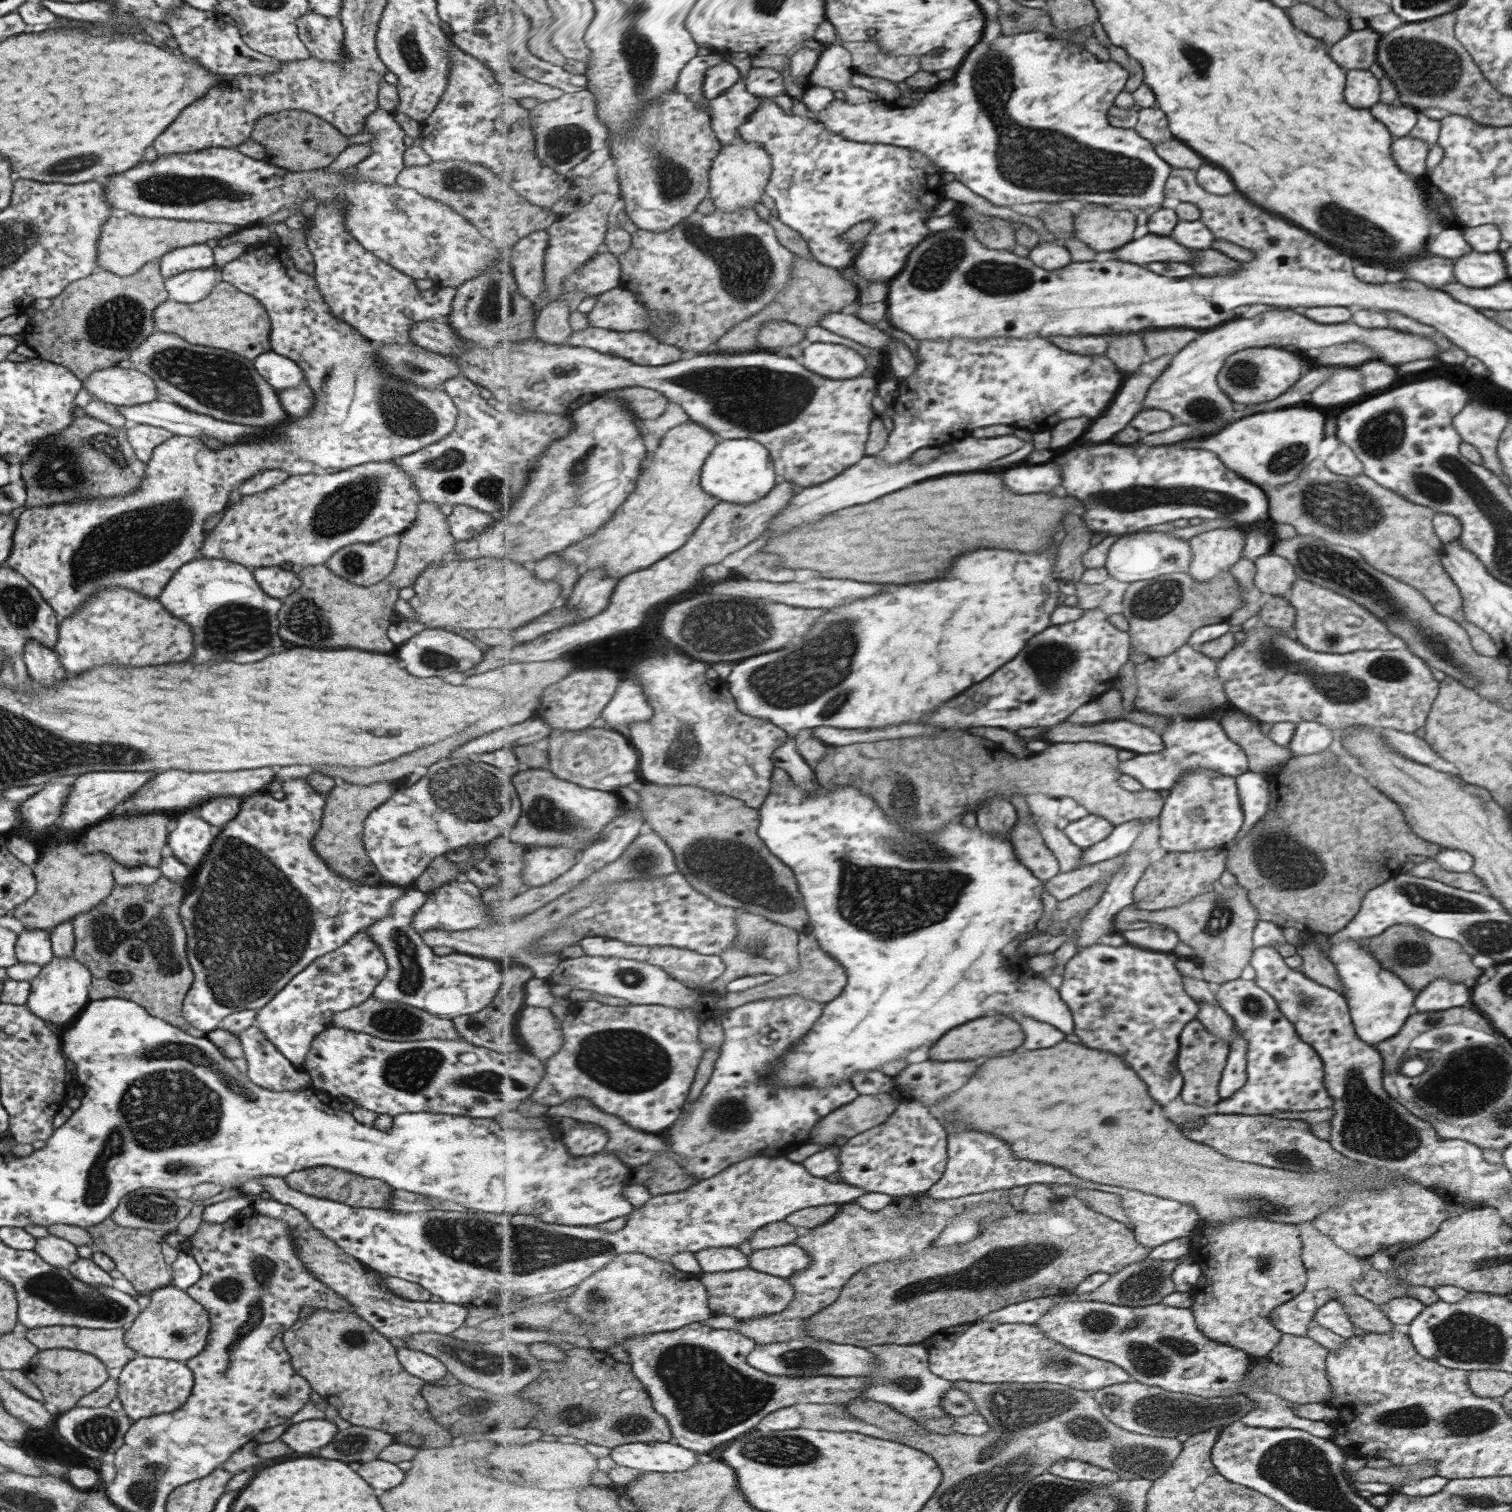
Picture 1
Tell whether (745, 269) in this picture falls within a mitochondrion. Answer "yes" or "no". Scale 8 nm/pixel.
yes

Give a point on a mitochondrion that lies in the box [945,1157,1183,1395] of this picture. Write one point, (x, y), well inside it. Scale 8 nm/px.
(1146, 1283)

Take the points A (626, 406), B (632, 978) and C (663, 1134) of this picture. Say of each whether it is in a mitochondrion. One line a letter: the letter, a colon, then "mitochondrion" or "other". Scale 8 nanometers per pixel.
A: other
B: mitochondrion
C: other

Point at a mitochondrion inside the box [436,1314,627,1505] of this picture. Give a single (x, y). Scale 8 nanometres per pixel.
(476, 1358)

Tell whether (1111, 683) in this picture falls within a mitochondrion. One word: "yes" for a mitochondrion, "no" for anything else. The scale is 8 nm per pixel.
no

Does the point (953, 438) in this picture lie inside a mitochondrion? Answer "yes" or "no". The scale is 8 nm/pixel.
no

